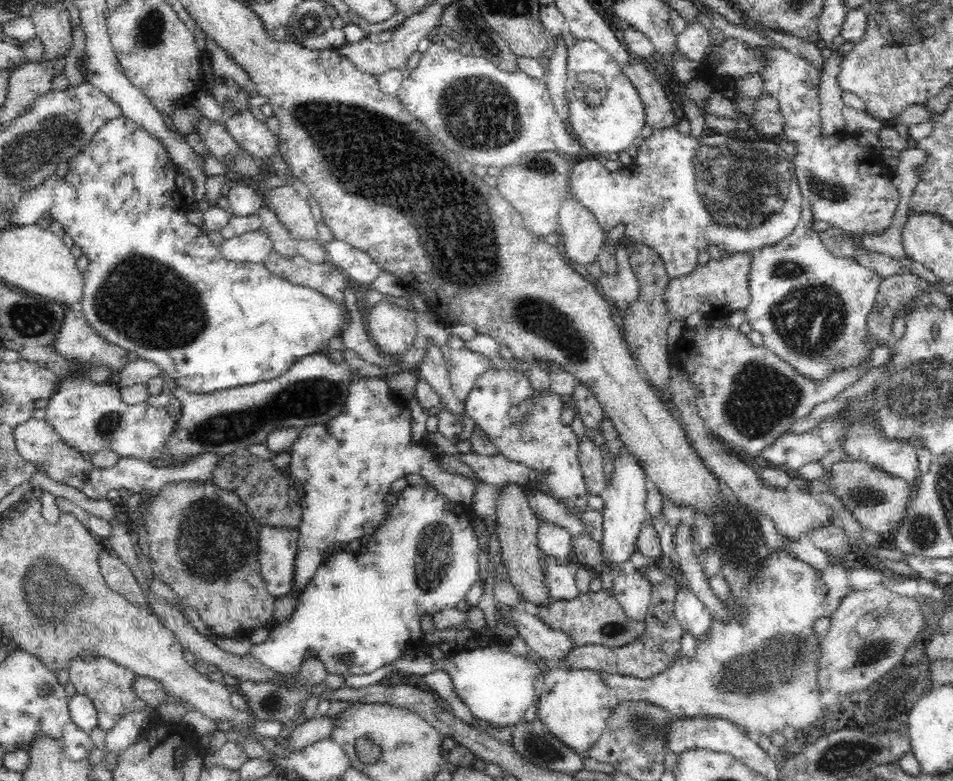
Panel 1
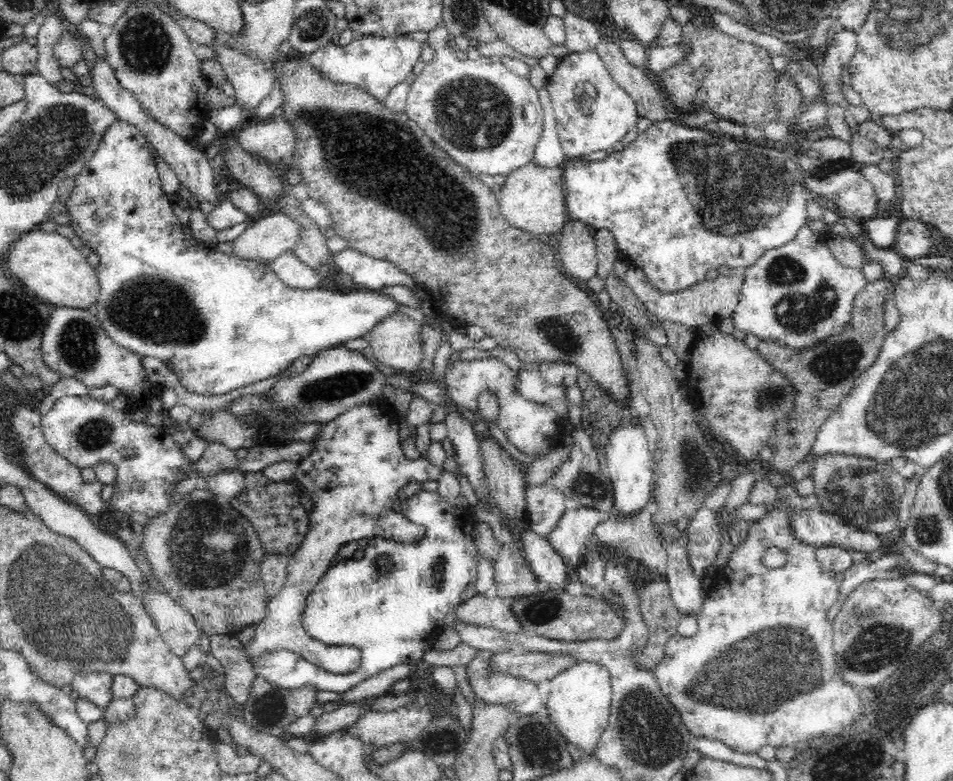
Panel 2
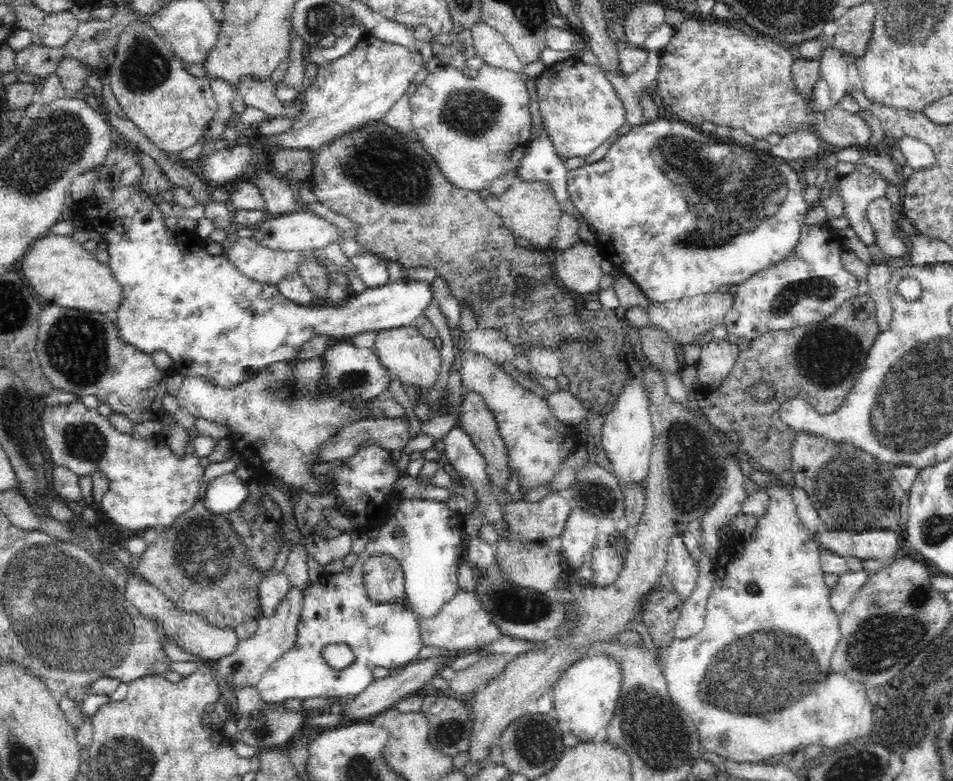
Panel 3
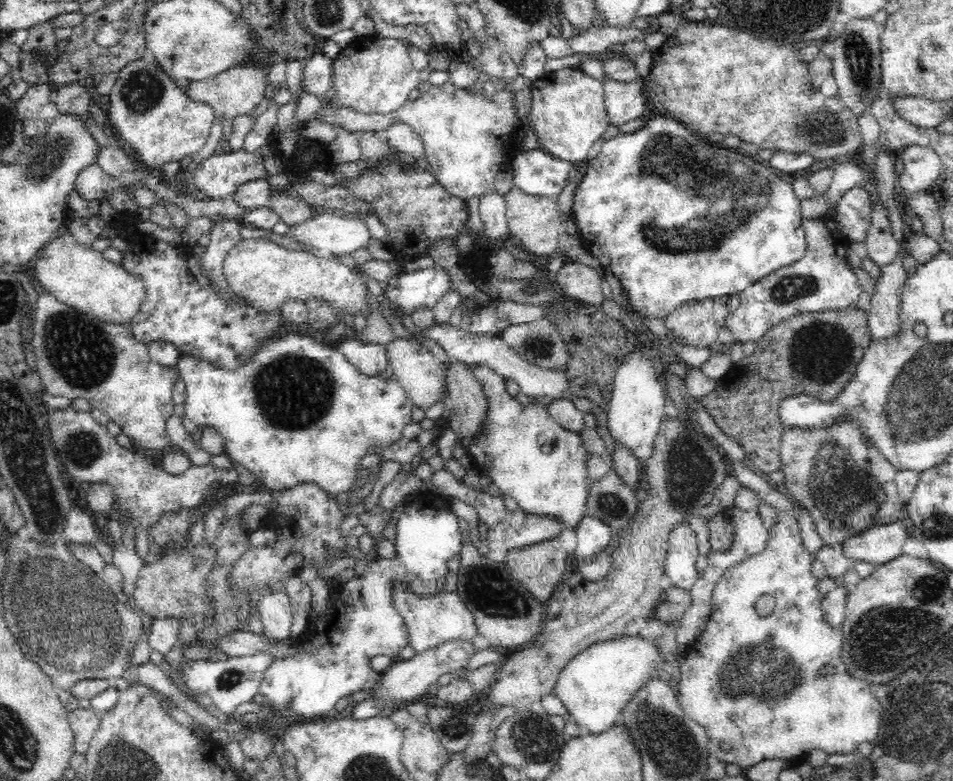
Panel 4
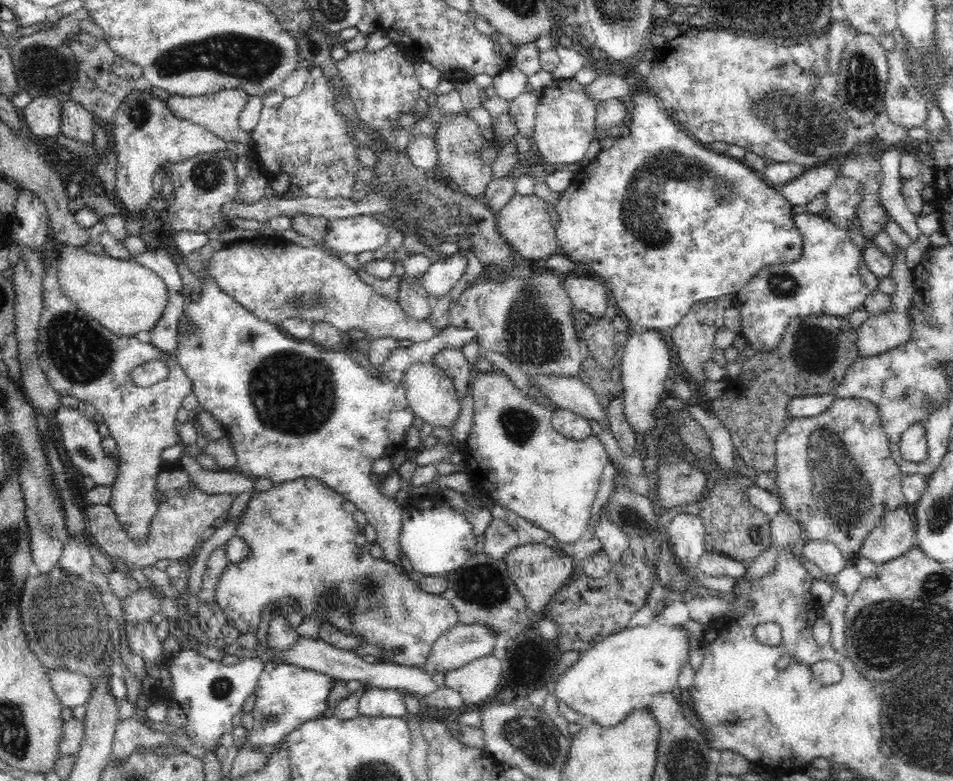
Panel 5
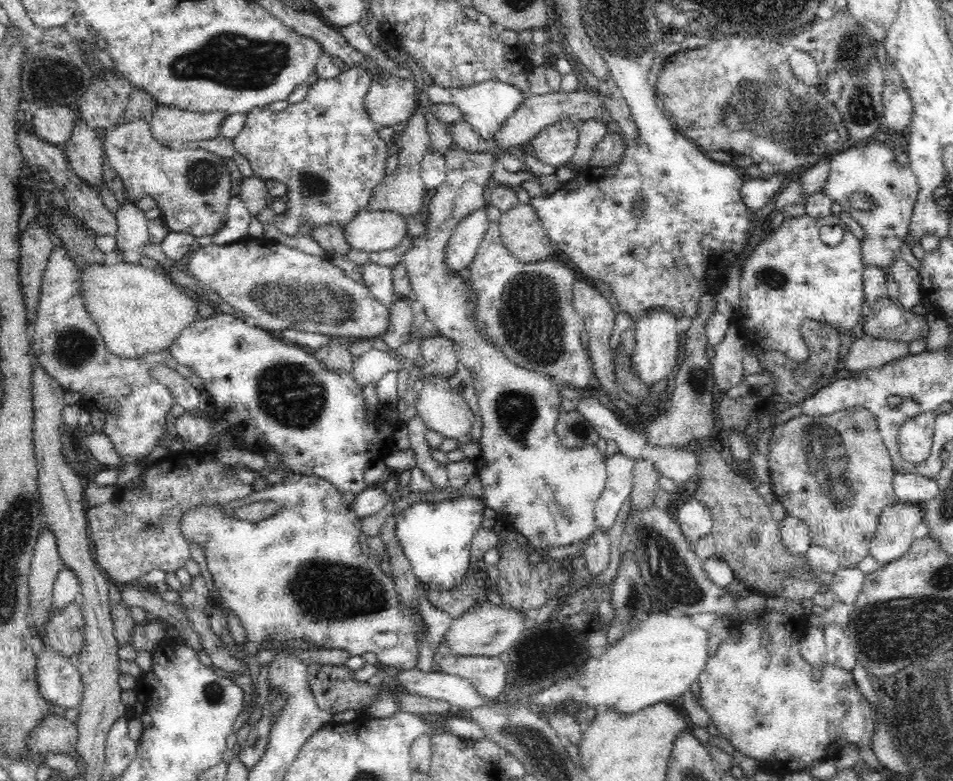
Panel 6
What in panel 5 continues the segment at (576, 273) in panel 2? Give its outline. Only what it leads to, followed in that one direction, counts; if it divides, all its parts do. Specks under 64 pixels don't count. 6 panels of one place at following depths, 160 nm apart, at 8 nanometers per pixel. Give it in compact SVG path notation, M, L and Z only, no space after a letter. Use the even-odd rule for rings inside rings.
M568 273L563 278L563 285L575 310L588 312L591 318L605 317L604 312L608 308L609 299L606 289L604 289L605 283L600 277L594 278Z

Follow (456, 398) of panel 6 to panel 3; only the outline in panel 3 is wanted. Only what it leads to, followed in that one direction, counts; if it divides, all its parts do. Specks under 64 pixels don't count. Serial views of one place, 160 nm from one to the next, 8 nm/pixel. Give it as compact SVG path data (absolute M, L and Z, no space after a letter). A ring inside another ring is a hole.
M415 326L378 331L373 349L391 377L398 379L405 388L414 387L420 395L433 389L442 368L440 353L434 345L433 339L424 338Z

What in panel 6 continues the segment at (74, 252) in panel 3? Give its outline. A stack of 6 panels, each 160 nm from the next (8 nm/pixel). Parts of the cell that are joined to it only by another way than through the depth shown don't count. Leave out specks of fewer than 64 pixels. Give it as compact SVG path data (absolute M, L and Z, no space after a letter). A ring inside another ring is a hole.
M140 263L90 264L84 270L78 269L78 281L80 281L80 291L84 297L86 310L98 325L108 352L120 358L140 358L148 352L169 351L172 342L182 334L182 330L188 324L200 320L197 300L186 294L159 269L148 269Z

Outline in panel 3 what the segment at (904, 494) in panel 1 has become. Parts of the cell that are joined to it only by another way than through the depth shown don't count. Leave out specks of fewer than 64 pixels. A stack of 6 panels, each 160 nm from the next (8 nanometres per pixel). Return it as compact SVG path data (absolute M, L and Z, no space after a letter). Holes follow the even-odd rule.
M798 434L790 448L791 465L789 470L794 474L792 486L802 487L817 509L820 528L823 530L893 530L898 531L899 520L901 519L900 507L903 490L901 486L893 483L895 465L888 465L878 461L874 455L868 454L845 444L844 442L831 442L826 438L818 437L816 434Z

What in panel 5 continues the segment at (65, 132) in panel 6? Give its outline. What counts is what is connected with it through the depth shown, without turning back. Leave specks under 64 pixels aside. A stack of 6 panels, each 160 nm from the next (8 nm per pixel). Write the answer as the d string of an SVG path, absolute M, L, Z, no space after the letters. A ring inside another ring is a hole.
M56 96L32 98L24 110L19 110L27 130L33 136L58 136L61 132L62 99Z

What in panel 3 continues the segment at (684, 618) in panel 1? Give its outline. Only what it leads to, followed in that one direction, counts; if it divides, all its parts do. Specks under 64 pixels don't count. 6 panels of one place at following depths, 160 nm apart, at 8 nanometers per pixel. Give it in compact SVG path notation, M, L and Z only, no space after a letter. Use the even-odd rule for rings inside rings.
M677 532L672 536L668 547L665 573L667 578L672 581L675 593L682 601L685 601L695 589L698 578L697 569L701 564L692 559L684 545L682 533Z

